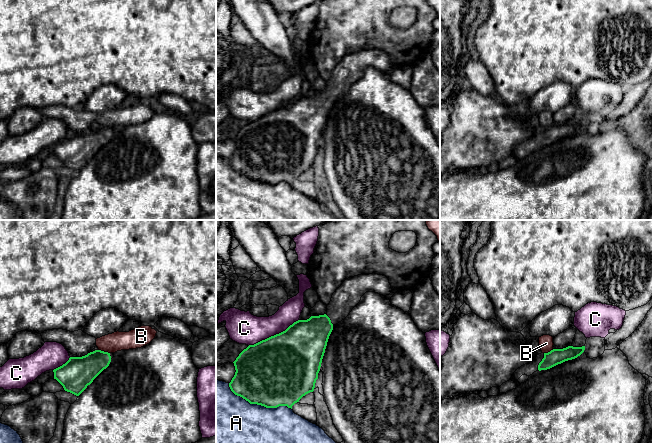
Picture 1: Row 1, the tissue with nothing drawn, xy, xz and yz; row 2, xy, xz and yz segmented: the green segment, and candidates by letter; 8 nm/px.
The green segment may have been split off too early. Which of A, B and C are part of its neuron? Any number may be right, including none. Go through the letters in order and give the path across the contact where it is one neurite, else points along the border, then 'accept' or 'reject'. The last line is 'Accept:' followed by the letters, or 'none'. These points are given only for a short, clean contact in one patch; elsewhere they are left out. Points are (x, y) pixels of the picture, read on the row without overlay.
A: reject
B: along xy (99, 125), (109, 129) | reject
C: reject
Accept: none

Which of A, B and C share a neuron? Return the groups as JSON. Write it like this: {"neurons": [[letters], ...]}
{"neurons": [["A"], ["B"], ["C"]]}

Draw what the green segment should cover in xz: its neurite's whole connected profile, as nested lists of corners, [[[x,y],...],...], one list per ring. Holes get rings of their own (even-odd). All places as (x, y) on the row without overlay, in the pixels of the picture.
[[[361,50],[346,55],[333,69],[327,89],[298,96],[285,107],[244,125],[236,136],[235,151],[229,159],[231,167],[248,177],[266,184],[292,182],[306,170],[313,168],[322,135],[333,102],[344,96],[366,68],[389,71],[392,67],[386,52]]]

